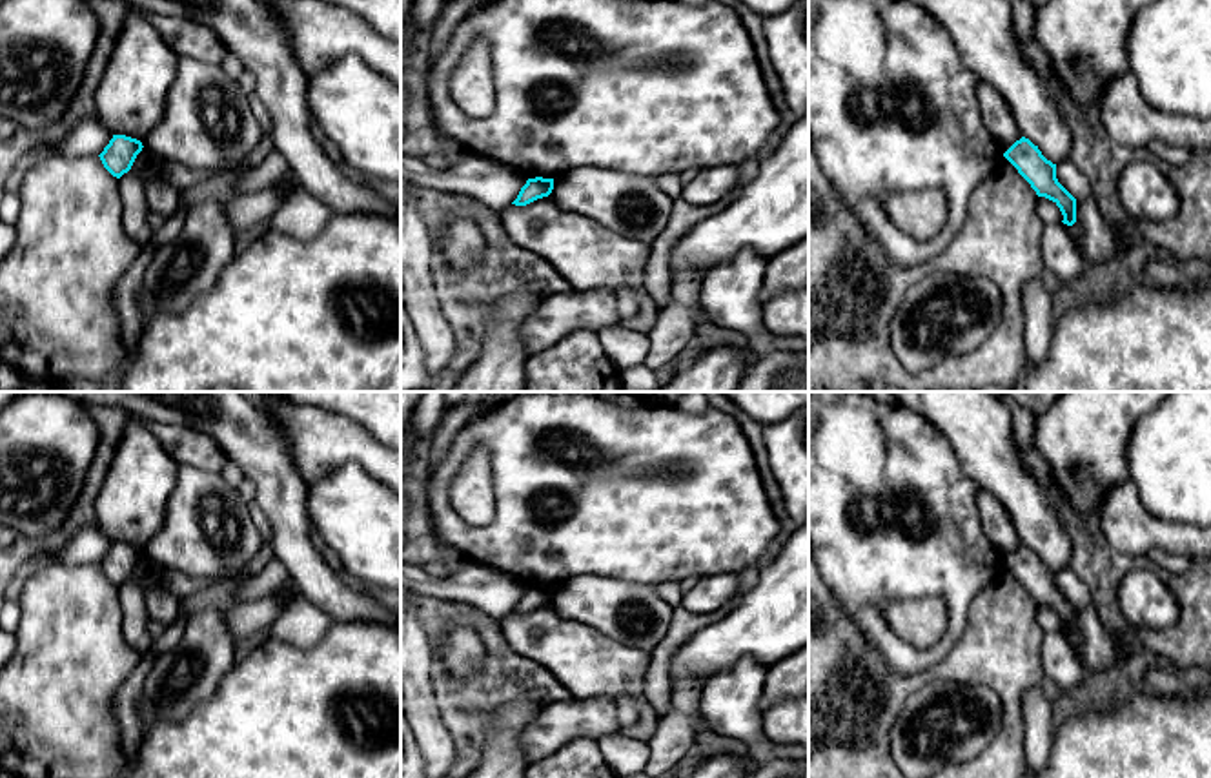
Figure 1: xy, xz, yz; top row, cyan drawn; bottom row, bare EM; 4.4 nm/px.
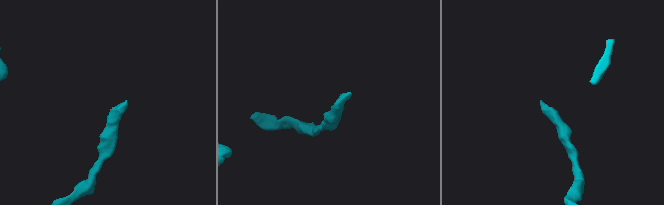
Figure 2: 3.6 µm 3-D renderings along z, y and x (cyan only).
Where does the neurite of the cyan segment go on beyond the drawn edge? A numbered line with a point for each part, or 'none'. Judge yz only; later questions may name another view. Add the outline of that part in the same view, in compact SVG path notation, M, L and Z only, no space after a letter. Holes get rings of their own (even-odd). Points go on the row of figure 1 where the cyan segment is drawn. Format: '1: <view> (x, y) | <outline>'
none

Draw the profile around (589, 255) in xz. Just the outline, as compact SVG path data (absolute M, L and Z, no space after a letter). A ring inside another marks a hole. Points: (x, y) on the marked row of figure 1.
M550 195L526 206L510 204L501 211L506 235L543 257L577 292L617 292L626 284L641 288L650 246L626 239L586 215L561 208Z

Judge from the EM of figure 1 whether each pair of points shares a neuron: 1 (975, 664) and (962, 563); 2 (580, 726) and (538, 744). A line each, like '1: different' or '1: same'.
1: different
2: same

